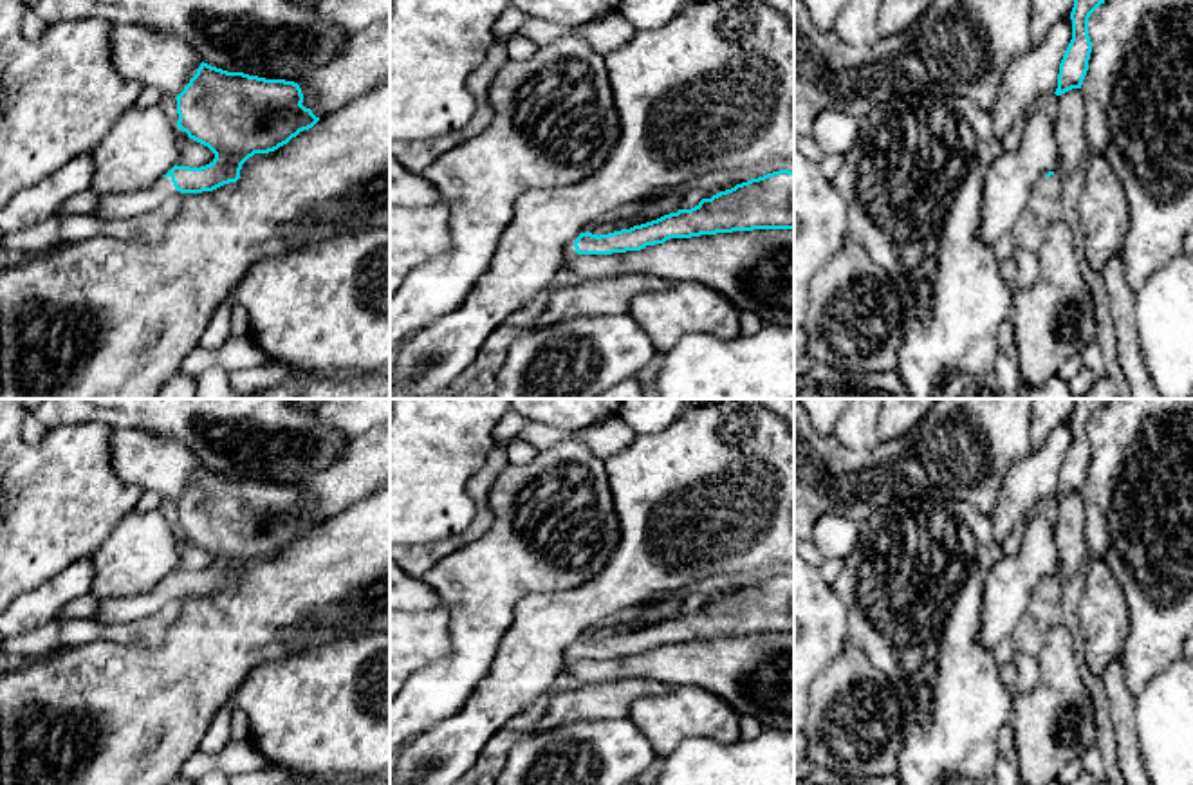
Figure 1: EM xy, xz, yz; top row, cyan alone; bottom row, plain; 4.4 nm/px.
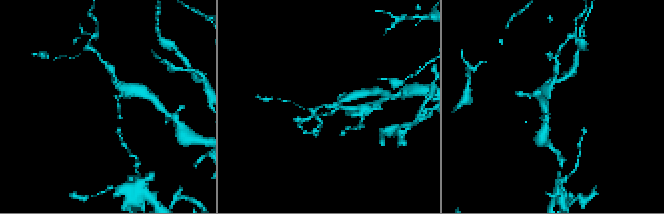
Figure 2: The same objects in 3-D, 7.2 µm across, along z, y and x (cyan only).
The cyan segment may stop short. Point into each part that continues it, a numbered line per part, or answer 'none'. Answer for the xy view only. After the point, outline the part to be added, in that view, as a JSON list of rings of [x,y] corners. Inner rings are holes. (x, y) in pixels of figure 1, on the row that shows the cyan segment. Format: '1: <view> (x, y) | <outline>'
1: xy (121, 206) | [[[171,177],[159,179],[153,186],[132,193],[108,193],[101,197],[99,209],[94,217],[114,220],[125,220],[148,213],[161,206],[171,193],[175,193]]]

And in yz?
1: yz (1049, 186) | [[[1056,175],[1043,177],[1036,186],[1038,195],[1058,200],[1061,193],[1061,179]]]

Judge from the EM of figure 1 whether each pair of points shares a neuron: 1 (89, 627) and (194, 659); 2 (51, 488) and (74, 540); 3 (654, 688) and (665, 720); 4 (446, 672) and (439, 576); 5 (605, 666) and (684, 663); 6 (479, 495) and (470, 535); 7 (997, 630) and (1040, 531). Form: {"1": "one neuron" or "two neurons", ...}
{"1": "two neurons", "2": "one neuron", "3": "two neurons", "4": "one neuron", "5": "one neuron", "6": "one neuron", "7": "one neuron"}

